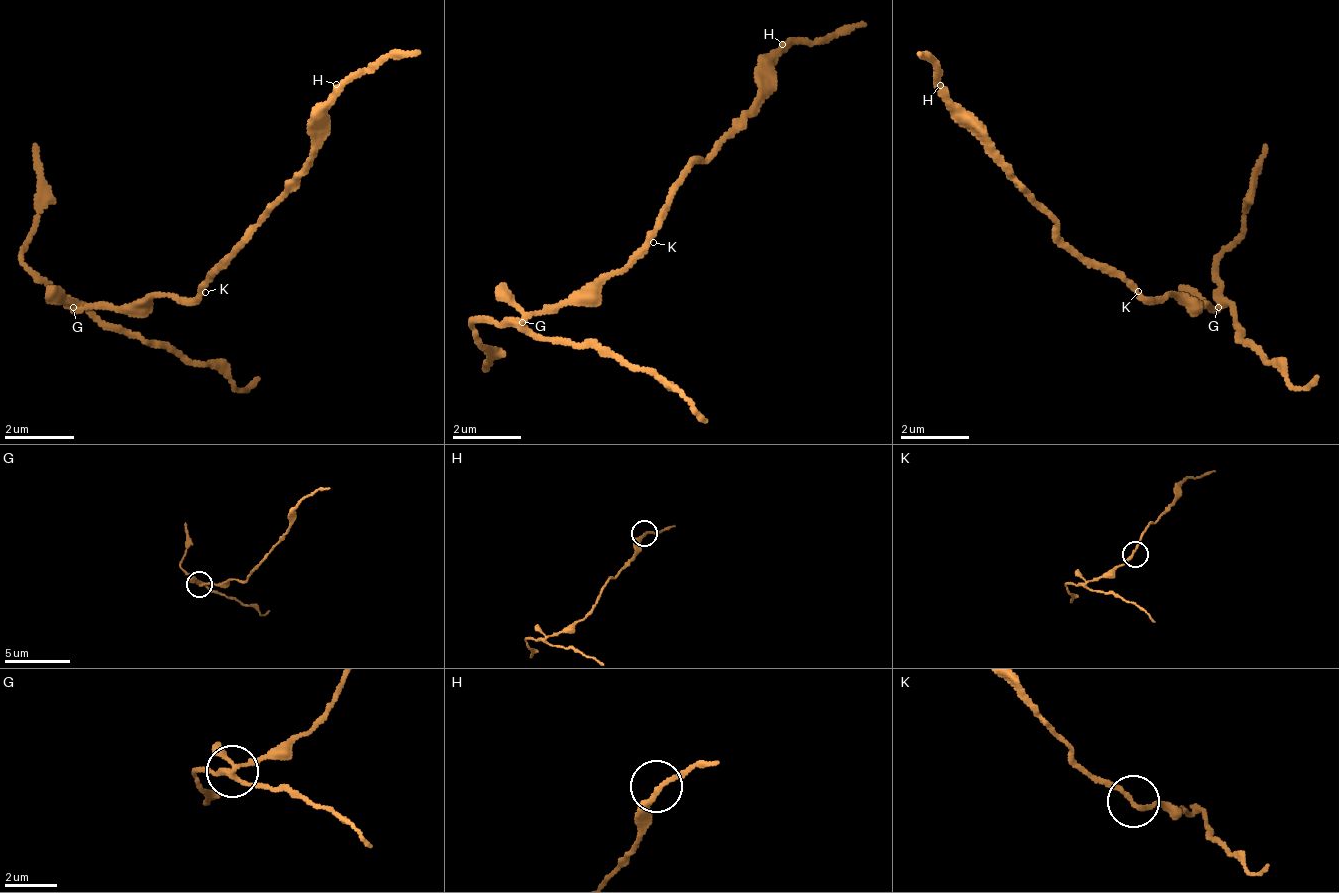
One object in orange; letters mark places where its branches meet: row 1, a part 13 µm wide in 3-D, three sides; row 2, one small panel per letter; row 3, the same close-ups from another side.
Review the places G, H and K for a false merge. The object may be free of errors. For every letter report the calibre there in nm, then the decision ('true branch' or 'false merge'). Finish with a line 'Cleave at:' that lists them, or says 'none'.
G: 200 nm thick; false merge
H: 200 nm thick; true branch
K: 180 nm thick; true branch
Cleave at: G

